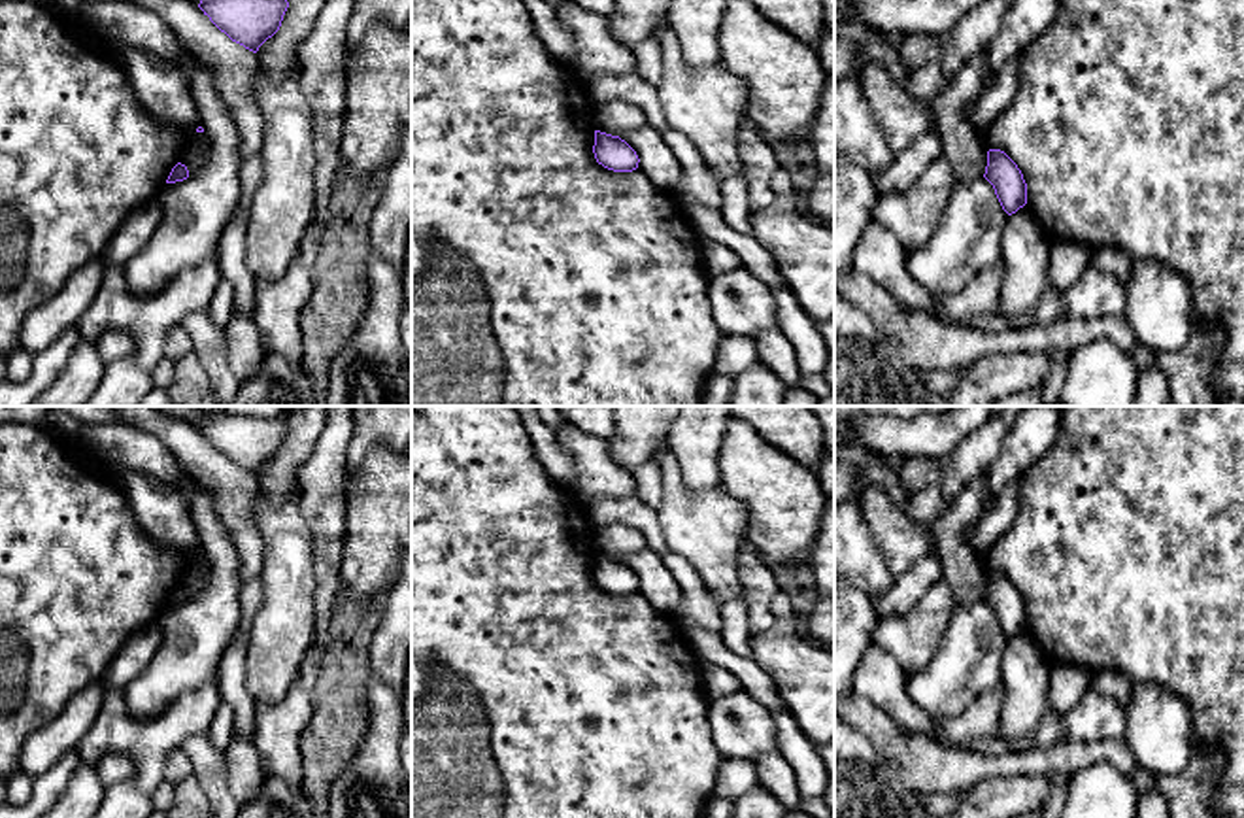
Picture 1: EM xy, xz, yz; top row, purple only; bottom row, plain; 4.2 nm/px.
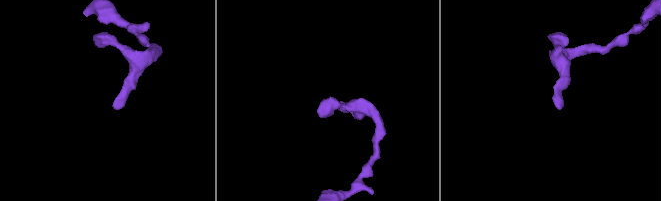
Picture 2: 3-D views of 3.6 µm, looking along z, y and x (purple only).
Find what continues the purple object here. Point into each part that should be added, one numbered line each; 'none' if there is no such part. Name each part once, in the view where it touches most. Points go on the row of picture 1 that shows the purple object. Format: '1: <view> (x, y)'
none

